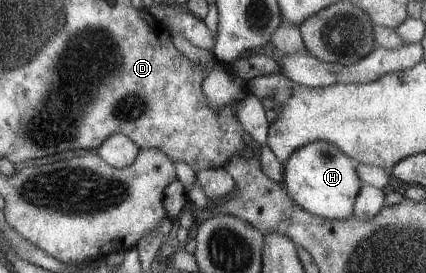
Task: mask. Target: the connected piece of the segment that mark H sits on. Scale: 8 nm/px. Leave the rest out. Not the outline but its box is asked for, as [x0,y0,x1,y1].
[283,142,361,218]

